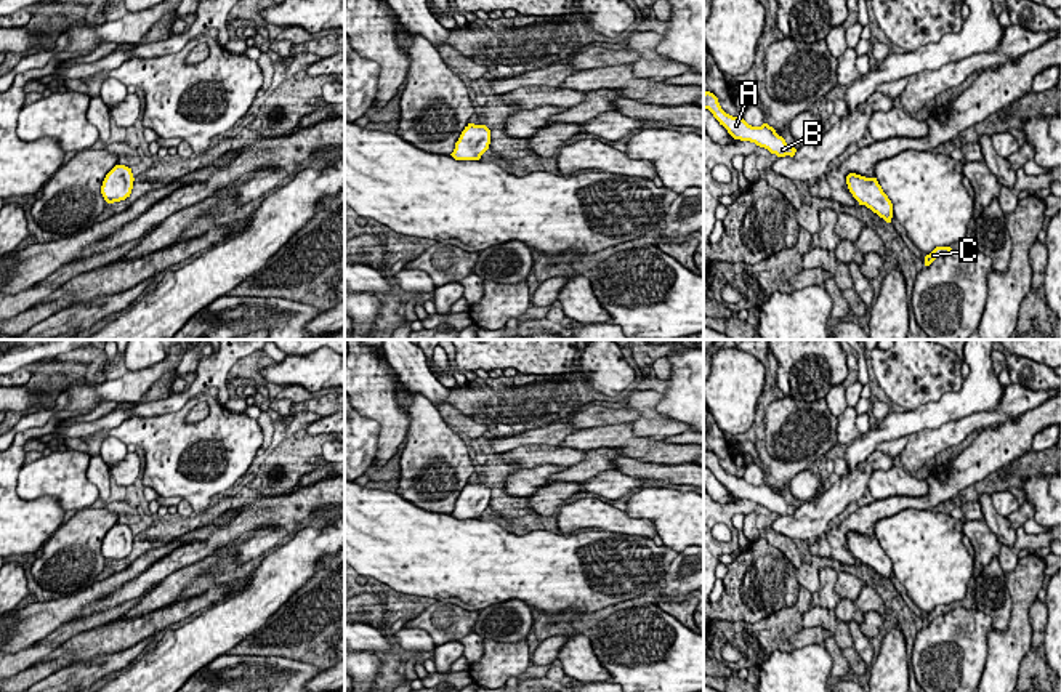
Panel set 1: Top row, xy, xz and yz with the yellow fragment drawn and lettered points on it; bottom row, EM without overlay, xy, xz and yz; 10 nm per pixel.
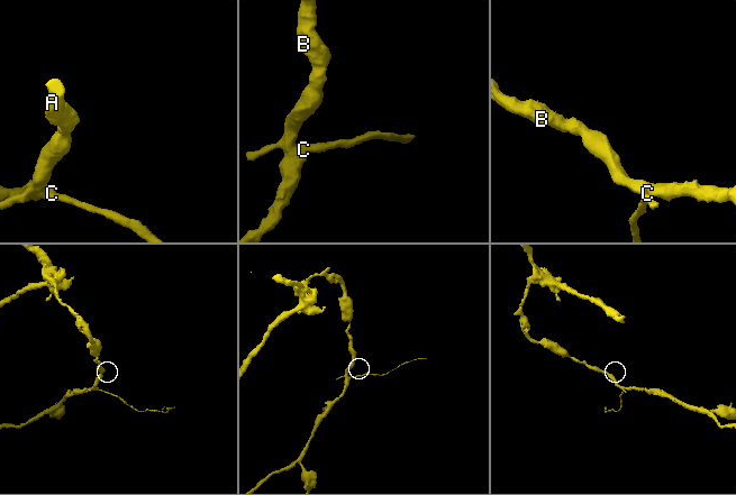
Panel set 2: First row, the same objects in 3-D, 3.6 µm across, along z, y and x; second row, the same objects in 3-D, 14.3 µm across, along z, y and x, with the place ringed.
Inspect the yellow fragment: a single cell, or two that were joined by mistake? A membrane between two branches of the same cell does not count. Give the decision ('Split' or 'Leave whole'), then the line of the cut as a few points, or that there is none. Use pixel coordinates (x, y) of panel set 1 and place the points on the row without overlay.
Leave whole. No split

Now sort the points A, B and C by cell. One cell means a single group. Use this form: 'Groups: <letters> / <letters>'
Groups: A B C

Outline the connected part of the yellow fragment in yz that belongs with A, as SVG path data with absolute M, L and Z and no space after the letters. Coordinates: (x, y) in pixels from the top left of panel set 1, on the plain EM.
M710 450L704 452L704 468L708 468L734 498L755 501L777 516L793 516L797 511L797 508L789 505L768 482L752 485L744 477L726 473L720 465L718 457Z

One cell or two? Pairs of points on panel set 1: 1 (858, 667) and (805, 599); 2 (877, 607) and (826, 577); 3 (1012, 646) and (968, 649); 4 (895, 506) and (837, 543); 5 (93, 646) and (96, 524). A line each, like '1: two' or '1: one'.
1: one
2: one
3: two
4: one
5: two

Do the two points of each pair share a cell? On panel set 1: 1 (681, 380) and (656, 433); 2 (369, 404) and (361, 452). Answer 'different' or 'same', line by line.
1: different
2: different

